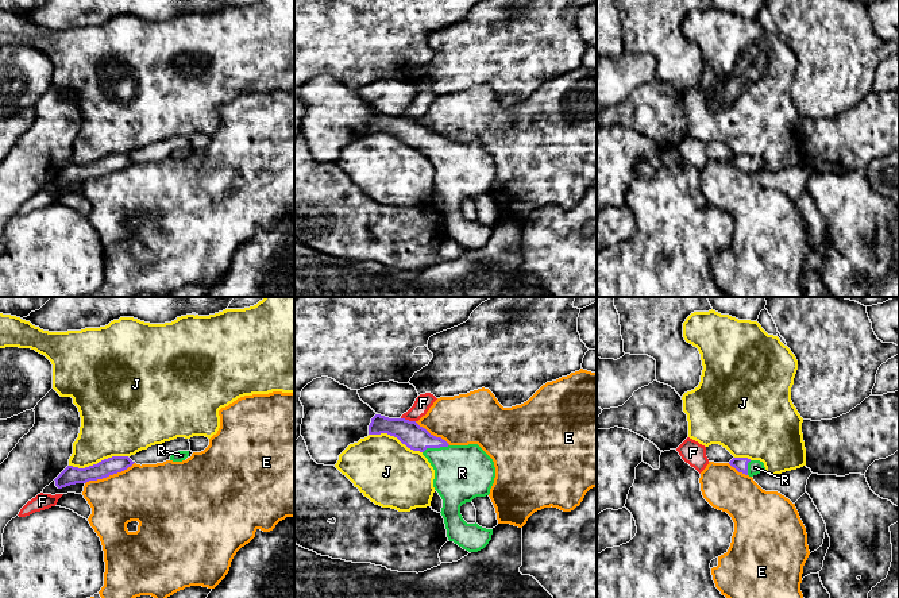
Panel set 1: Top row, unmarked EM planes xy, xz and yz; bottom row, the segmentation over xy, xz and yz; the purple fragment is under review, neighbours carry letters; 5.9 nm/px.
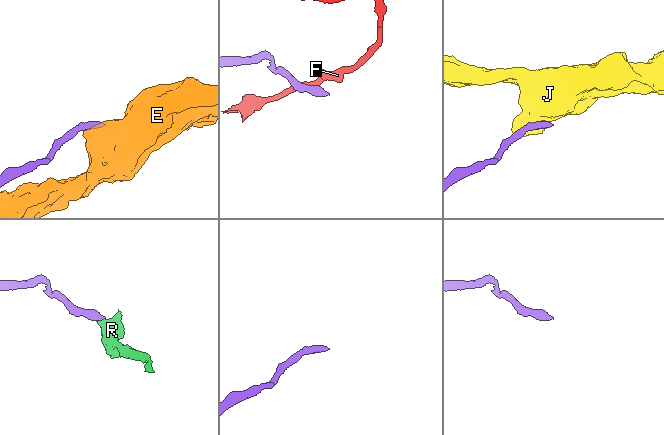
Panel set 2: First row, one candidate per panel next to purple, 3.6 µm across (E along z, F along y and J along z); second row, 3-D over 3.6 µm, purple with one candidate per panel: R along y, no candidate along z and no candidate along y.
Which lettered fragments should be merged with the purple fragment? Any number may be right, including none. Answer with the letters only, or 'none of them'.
R

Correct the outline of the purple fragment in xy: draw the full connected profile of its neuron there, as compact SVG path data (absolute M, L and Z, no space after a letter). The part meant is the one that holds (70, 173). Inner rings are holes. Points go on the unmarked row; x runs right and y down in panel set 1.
M112 154L99 159L97 162L78 166L73 163L67 163L54 178L58 186L76 182L76 181L86 181L89 178L97 178L107 175L109 173L121 170L131 165L135 159L132 159L128 154Z

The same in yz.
M733 155L729 162L738 170L753 174L760 170L765 170L764 161L760 158L751 158L748 155Z

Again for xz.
M375 112L369 132L387 131L413 148L420 148L435 167L433 185L443 197L441 213L447 235L468 250L483 247L491 238L493 227L467 221L460 204L476 194L486 194L495 175L493 157L478 143L450 143L431 132L416 119Z

